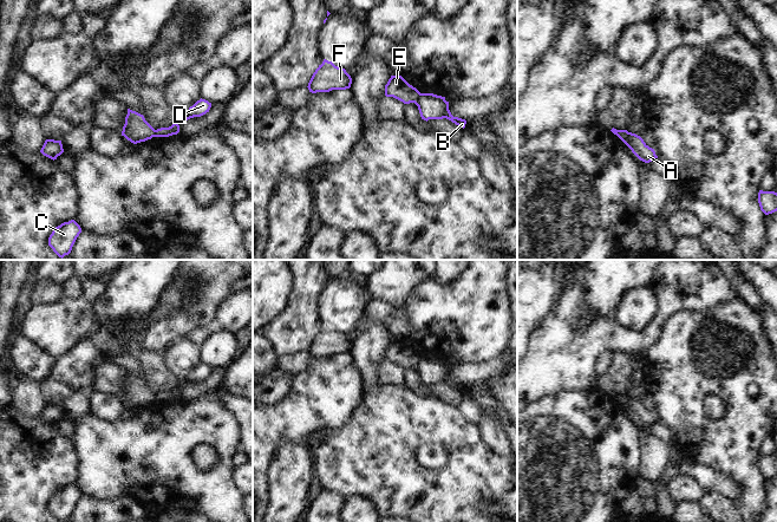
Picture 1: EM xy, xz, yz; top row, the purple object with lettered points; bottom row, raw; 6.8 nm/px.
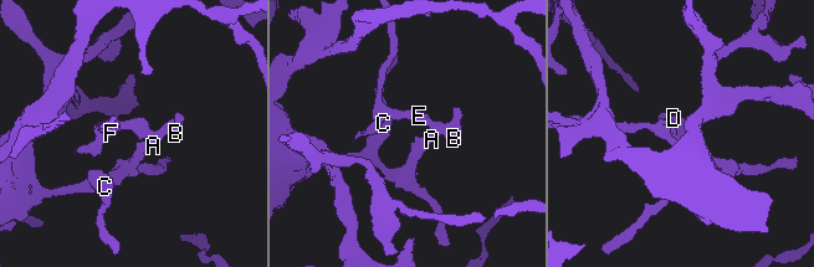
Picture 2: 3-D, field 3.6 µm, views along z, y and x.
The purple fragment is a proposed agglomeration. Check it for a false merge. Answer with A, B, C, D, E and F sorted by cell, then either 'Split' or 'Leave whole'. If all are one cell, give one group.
Groups: A B C D / E F. Split

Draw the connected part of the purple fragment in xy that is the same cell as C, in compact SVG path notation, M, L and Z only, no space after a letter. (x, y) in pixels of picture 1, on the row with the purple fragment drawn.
M74 220L64 222L53 229L48 237L48 246L59 257L63 259L71 253L80 233L81 228Z

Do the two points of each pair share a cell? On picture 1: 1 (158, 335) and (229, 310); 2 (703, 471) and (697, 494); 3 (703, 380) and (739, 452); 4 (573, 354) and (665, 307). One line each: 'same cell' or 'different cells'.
1: different cells
2: different cells
3: same cell
4: same cell

